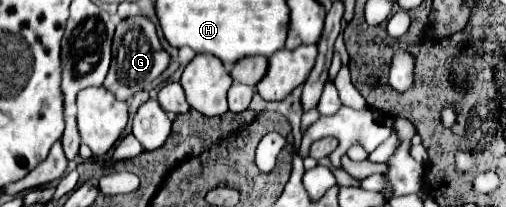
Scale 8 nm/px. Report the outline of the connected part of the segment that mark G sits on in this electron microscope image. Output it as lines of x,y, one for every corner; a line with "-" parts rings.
128,17
124,21
124,27
116,27
114,41
112,41
112,63
110,71
106,75
104,87
116,95
116,99
124,101
130,95
146,89
166,67
170,65
170,55
164,51
160,37
156,33
156,25
144,17

